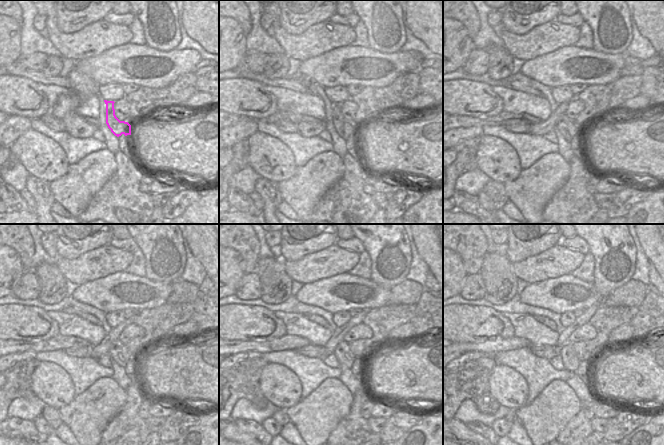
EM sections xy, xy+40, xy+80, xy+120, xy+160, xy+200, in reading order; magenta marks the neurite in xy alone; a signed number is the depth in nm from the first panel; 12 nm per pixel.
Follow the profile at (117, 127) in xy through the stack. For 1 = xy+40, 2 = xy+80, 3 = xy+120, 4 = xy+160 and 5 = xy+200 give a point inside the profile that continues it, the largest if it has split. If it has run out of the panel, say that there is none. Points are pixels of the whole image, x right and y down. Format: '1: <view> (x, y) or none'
1: xy+40 (343, 127)
2: xy+80 (568, 128)
3: xy+120 (119, 352)
4: xy+160 (343, 353)
5: xy+200 (570, 360)

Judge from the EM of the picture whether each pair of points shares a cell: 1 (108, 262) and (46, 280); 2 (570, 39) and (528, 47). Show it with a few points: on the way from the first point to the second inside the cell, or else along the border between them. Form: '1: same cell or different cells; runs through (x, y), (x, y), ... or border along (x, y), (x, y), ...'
1: same cell; runs through (93, 264), (82, 270), (63, 270), (61, 272)
2: same cell; runs through (560, 39), (542, 39), (538, 41)

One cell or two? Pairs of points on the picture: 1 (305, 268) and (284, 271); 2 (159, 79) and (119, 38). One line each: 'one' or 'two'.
1: one
2: two

